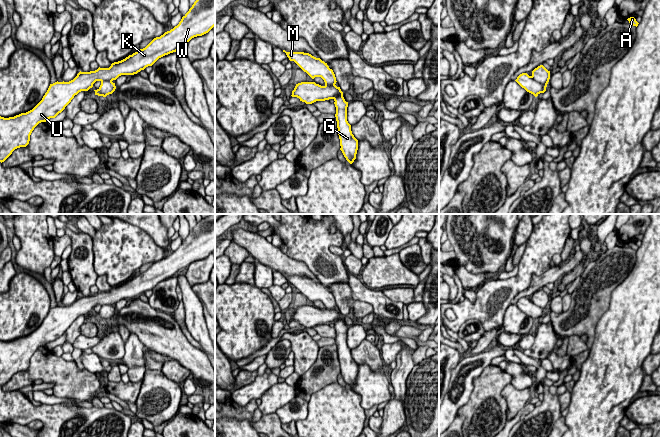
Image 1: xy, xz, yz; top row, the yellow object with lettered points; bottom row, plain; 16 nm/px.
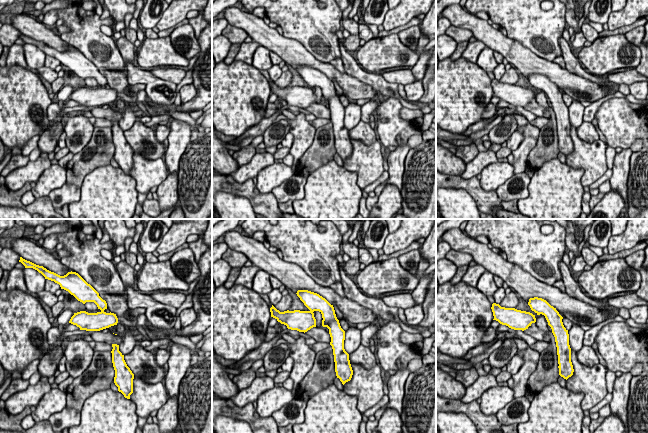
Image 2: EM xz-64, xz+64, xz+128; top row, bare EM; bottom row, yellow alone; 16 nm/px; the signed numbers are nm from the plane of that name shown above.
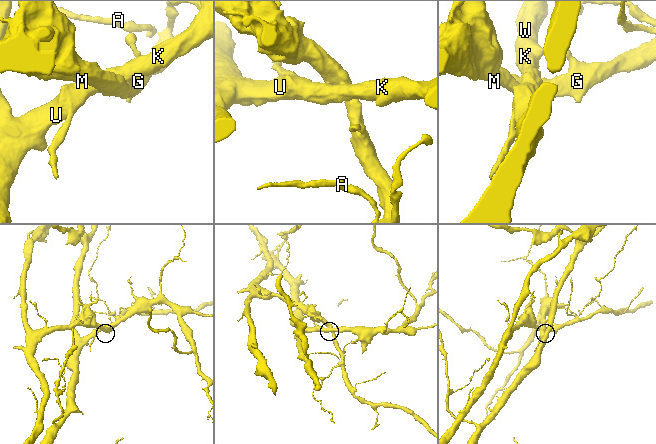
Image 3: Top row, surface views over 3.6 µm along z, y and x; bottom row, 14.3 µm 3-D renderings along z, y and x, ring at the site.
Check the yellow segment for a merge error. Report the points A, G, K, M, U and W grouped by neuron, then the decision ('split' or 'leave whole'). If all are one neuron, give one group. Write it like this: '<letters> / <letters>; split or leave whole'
A G M / K U W; split

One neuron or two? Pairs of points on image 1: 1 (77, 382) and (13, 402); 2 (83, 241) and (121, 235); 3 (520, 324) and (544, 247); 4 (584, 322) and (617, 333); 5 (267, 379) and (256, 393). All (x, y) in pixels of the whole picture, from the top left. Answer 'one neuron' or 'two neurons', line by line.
1: two neurons
2: two neurons
3: two neurons
4: two neurons
5: one neuron

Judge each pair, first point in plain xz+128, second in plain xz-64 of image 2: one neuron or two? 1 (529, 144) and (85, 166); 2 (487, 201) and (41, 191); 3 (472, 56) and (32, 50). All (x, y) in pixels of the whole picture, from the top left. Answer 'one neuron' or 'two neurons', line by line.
1: two neurons
2: two neurons
3: two neurons

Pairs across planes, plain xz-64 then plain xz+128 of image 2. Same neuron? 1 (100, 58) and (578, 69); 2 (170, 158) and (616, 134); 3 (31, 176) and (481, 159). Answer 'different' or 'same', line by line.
1: different
2: different
3: same

